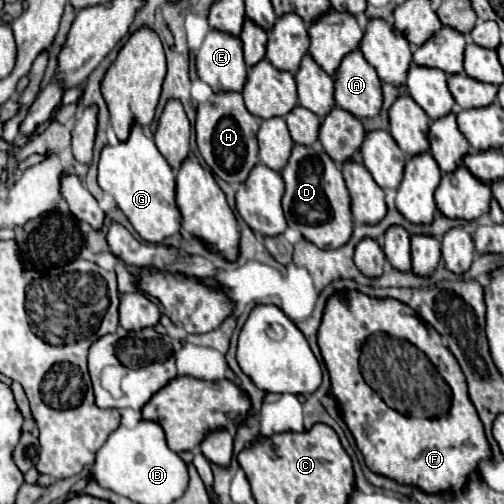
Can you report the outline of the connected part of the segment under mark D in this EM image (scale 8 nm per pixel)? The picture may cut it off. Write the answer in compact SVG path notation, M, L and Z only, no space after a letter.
M295 145L287 167L281 171L281 177L285 181L283 211L287 225L303 233L305 239L319 249L343 247L353 233L351 195L345 187L341 169L331 161L331 157L327 157L323 149Z

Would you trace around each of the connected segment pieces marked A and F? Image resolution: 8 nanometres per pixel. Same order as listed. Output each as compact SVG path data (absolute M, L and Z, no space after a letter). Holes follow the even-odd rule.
M359 49L343 59L335 75L335 101L357 119L377 117L381 111L381 81Z
M357 291L347 293L345 299L335 295L327 301L317 339L343 419L373 473L399 481L401 485L415 485L423 493L449 493L463 489L469 477L477 475L479 461L491 459L491 445L471 399L467 397L467 381L463 381L459 363L451 357L451 351L441 343L439 335L429 337L427 323L419 321L407 305L395 299L371 299ZM373 333L385 333L389 337L409 341L431 359L441 377L453 389L451 413L443 417L443 421L403 417L389 409L385 401L363 381L359 371L359 353L361 345Z

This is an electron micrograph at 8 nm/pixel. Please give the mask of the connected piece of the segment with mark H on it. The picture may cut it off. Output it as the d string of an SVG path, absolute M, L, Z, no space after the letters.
M215 93L215 95L211 95L211 99L207 103L197 107L197 123L195 123L197 147L199 147L199 153L205 159L207 167L213 171L213 175L217 175L219 179L223 179L227 183L243 183L249 177L251 169L259 163L259 143L257 143L259 125L261 125L261 121L247 111L241 93Z

